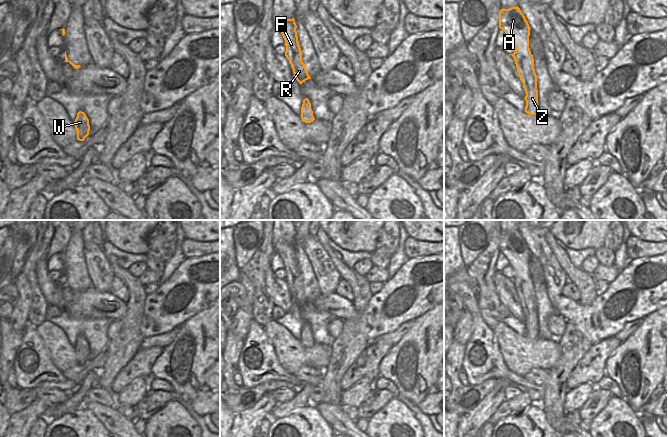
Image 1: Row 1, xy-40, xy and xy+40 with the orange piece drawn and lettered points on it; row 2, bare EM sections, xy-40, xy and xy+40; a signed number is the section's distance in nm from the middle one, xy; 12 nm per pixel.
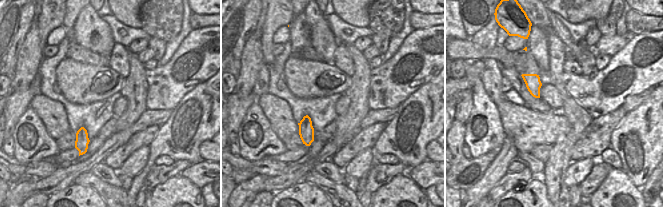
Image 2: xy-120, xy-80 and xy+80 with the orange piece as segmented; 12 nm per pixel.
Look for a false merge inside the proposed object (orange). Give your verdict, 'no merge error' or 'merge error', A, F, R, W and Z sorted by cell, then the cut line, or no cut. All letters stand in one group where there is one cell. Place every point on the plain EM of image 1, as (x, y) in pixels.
no merge error; A F R W Z; no cut

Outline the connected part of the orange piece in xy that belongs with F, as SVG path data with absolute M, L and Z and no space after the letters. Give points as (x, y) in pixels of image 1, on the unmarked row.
M279 241L275 245L275 252L281 256L285 264L285 280L291 288L296 304L299 308L302 308L306 304L311 303L305 288L302 286L301 272L296 255L297 249L294 242L287 243L285 241Z

